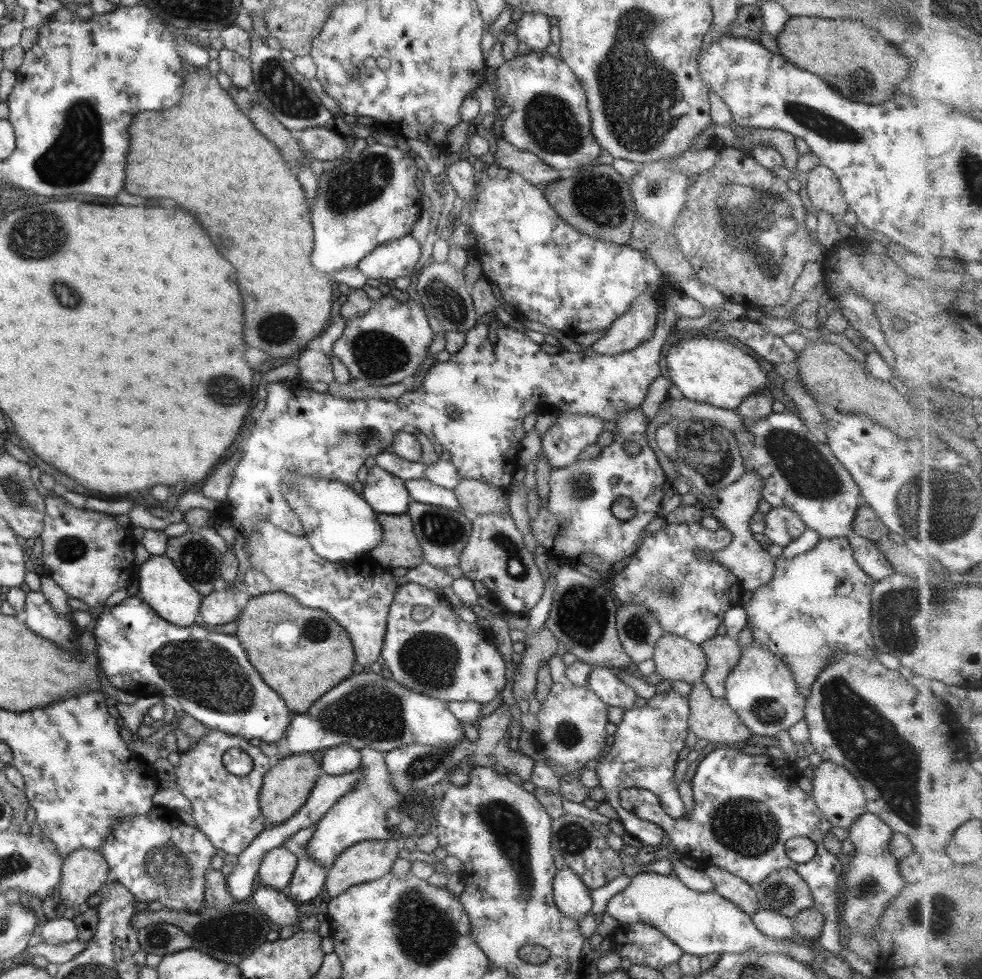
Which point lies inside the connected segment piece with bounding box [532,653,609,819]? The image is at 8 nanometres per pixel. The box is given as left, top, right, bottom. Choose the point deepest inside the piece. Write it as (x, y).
(573, 719)

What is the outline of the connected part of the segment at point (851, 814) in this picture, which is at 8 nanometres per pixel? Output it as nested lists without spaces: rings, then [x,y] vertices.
[[[823,760],[819,765],[814,766],[814,774],[812,798],[816,806],[832,827],[838,826],[838,828],[849,830],[852,823],[867,811],[866,797],[862,786],[854,778],[854,775],[847,771],[847,768],[830,761]]]

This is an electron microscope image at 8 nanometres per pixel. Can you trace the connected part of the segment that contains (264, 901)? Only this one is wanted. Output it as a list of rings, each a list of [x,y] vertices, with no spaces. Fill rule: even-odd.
[[[260,883],[252,898],[258,904],[259,909],[268,916],[270,922],[276,924],[277,929],[293,926],[293,924],[300,928],[298,908],[301,908],[301,906],[293,902],[283,892]]]

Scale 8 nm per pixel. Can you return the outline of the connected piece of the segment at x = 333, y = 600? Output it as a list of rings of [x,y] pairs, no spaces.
[[[257,522],[251,534],[246,537],[247,543],[252,550],[252,555],[249,555],[252,566],[262,570],[278,591],[292,596],[304,608],[326,612],[348,632],[358,664],[370,666],[380,658],[387,630],[389,608],[398,588],[390,568],[383,567],[369,555],[360,557],[356,561],[328,562],[313,551],[312,545],[305,536],[296,536],[280,530],[269,522]]]

